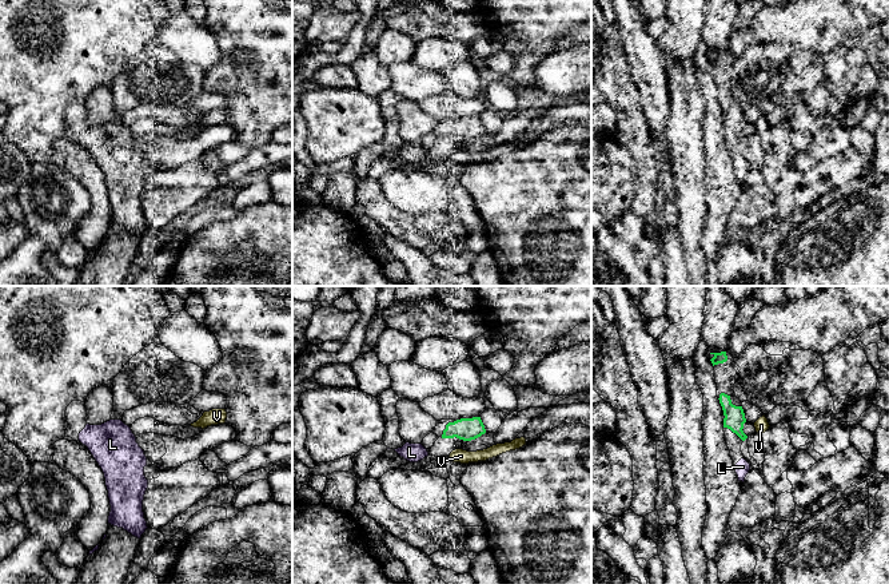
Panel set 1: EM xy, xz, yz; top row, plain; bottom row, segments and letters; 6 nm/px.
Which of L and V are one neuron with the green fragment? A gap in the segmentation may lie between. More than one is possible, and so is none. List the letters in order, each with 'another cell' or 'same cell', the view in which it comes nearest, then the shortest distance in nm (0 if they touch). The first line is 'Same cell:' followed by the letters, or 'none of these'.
Same cell: L
L: same cell | yz | 110 nm
V: another cell | xz | 60 nm

